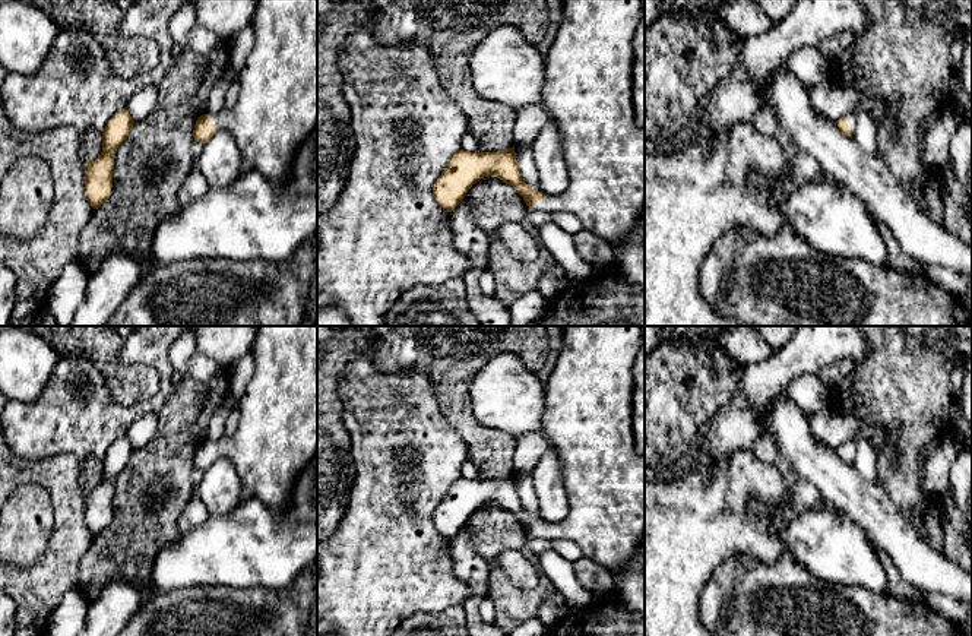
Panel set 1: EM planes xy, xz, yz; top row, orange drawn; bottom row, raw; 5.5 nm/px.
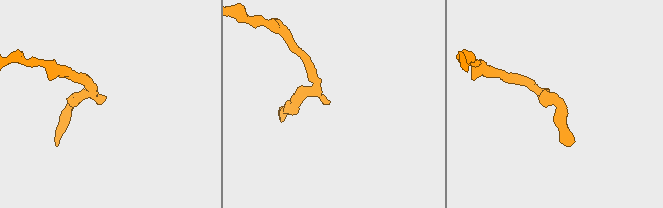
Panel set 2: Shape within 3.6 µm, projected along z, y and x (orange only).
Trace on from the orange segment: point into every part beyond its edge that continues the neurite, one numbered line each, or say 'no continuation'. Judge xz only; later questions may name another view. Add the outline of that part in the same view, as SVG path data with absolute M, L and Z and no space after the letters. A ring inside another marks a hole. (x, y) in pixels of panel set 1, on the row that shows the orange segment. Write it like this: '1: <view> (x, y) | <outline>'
1: xz (588, 84) | M564 0L563 13L554 42L545 56L545 83L542 89L542 107L547 110L560 130L563 154L569 170L569 187L558 196L541 199L534 209L544 212L570 212L580 219L582 228L614 244L621 241L636 225L645 209L645 129L634 123L631 99L633 86L633 37L642 16L642 0Z

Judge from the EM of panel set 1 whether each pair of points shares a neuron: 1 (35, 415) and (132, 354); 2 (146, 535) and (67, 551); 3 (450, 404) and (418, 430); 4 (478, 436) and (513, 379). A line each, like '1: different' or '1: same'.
1: same
2: different
3: different
4: different

